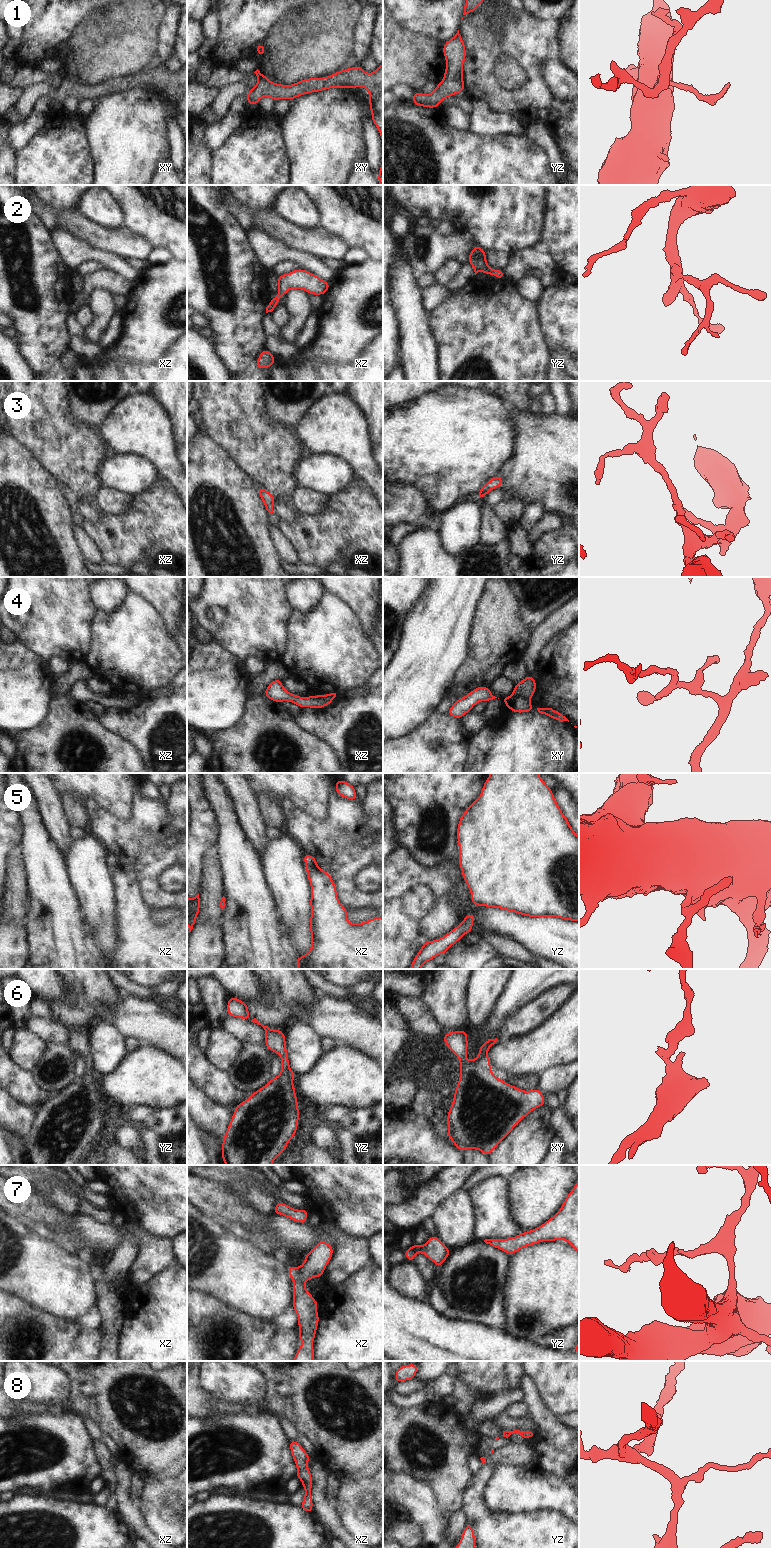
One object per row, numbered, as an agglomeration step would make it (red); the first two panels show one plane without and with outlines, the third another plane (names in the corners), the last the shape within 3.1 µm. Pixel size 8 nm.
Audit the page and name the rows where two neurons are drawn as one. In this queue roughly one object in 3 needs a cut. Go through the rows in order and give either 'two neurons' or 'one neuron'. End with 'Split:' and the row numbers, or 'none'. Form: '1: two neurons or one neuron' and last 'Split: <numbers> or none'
1: one neuron
2: one neuron
3: one neuron
4: two neurons
5: one neuron
6: one neuron
7: one neuron
8: one neuron
Split: 4

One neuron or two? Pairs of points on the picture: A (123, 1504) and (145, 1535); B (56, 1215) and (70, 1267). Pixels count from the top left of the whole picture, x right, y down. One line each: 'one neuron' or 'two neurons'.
A: one neuron
B: two neurons

